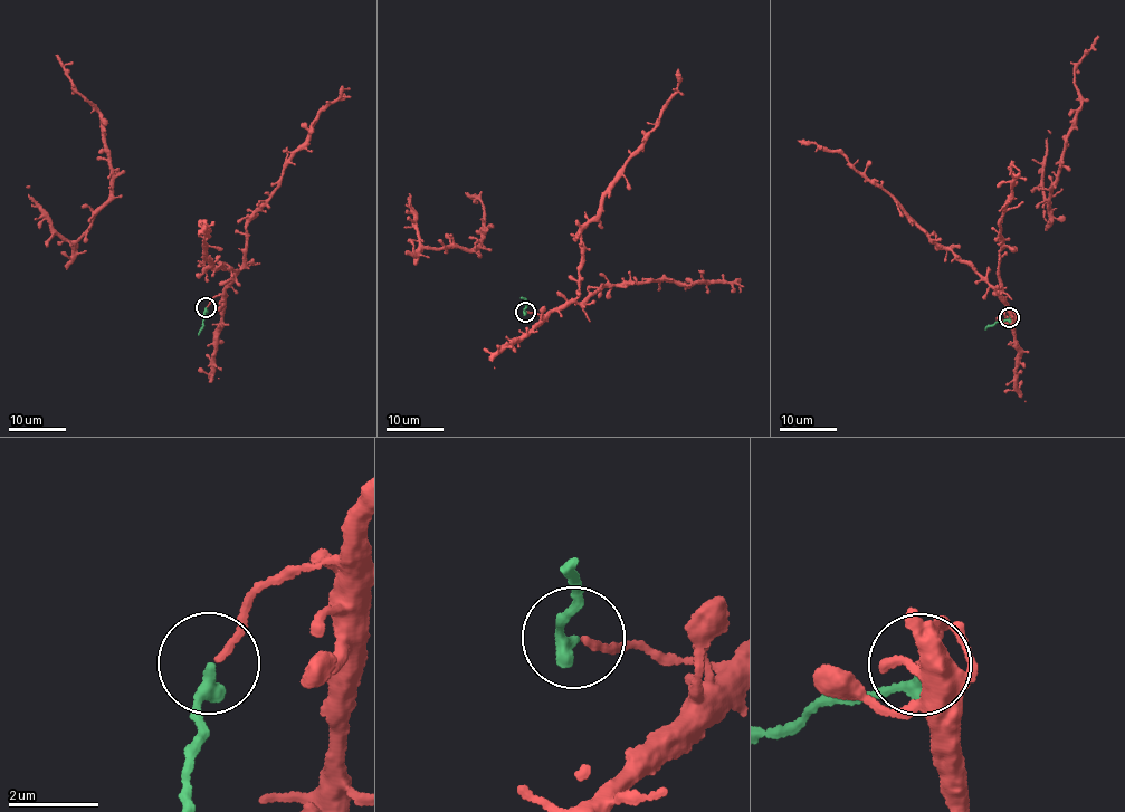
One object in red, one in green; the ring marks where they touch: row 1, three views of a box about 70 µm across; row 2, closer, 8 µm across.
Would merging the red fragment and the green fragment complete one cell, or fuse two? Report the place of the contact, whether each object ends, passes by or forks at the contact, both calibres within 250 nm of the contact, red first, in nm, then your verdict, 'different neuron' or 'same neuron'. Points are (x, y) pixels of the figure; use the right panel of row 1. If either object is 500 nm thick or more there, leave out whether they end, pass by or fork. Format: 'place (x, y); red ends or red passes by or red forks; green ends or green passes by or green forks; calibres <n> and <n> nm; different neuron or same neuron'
place (1009, 317); red ends; green ends; calibres 140 and 320 nm; different neuron

